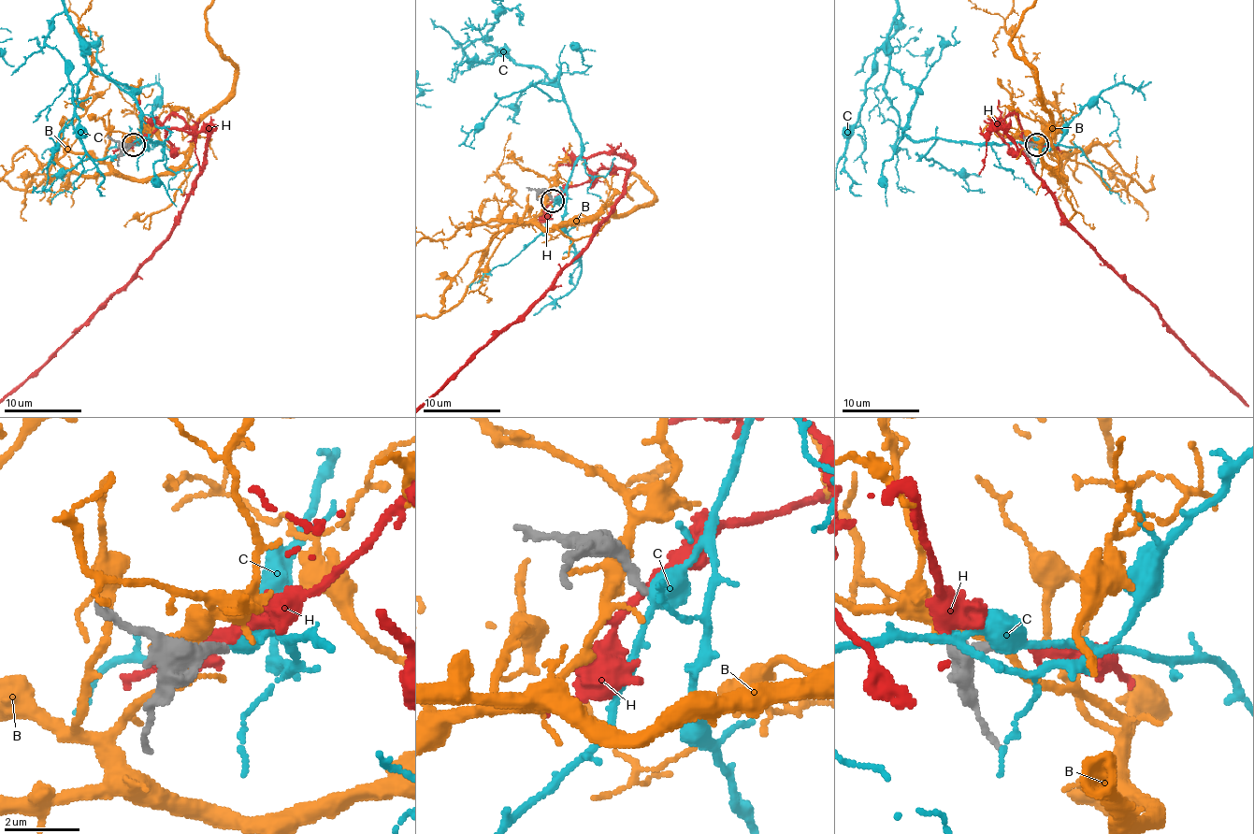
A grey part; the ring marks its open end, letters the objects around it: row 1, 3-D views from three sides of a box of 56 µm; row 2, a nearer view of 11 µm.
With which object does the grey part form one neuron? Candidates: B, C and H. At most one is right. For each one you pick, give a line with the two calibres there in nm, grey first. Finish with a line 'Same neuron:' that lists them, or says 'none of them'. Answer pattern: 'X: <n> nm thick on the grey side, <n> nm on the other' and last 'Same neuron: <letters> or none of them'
Same neuron: none of them

